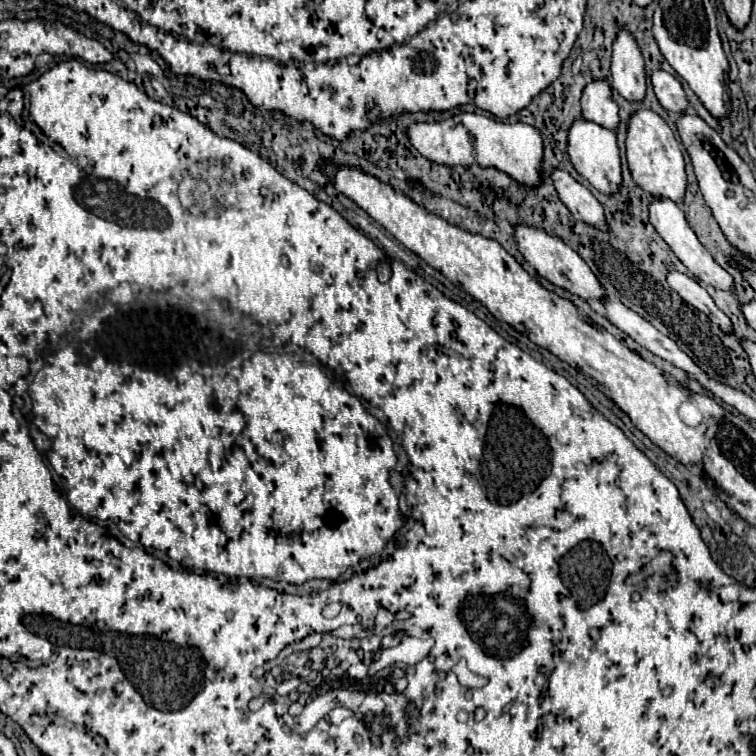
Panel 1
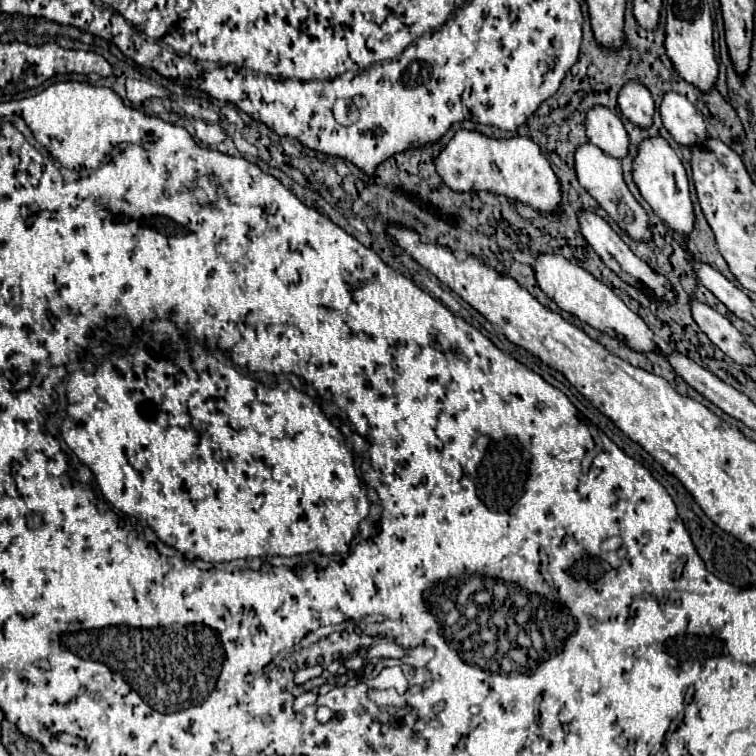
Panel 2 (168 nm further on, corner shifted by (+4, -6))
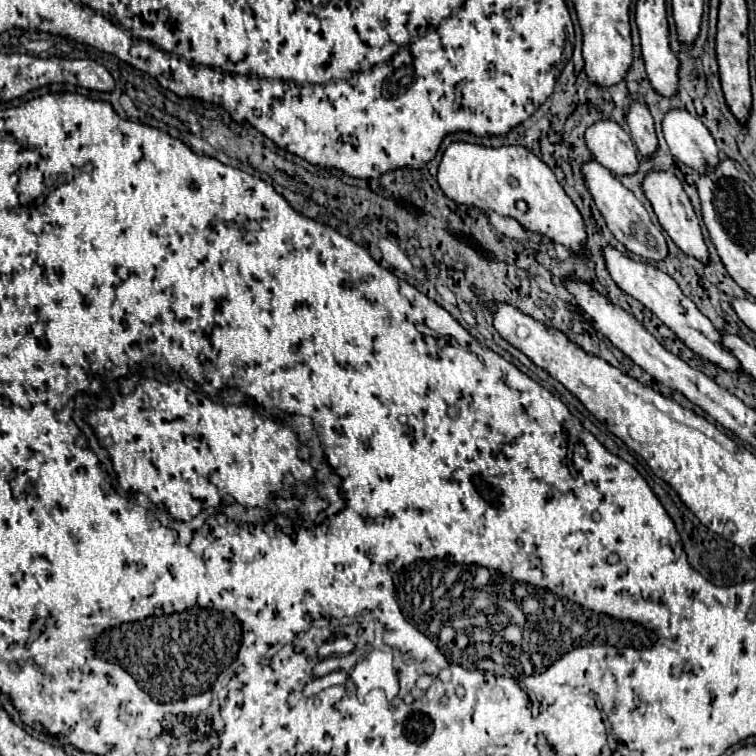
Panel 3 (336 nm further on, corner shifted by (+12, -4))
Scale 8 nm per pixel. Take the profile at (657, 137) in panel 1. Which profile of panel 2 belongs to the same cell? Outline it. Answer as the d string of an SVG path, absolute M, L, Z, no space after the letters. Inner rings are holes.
M648 138L640 144L638 156L634 160L634 182L640 188L640 194L644 200L652 206L654 214L680 238L688 238L688 234L694 230L694 206L690 200L690 190L688 190L688 176L684 170L684 164L680 158L674 154L674 150L668 146L664 138Z

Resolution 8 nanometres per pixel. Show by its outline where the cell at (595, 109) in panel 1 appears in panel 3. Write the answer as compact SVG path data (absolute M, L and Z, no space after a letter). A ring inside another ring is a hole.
M600 120L588 126L586 146L592 152L592 158L616 176L634 174L638 168L636 146L628 132L624 132L614 120Z

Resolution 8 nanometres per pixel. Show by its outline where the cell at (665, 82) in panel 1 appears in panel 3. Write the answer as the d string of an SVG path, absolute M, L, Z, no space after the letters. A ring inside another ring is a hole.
M668 110L662 120L662 132L672 156L696 172L708 172L720 160L708 128L688 110Z

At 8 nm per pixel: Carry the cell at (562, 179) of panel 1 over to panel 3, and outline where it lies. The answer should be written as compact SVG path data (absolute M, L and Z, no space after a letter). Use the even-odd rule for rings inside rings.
M604 246L602 256L606 262L606 270L610 272L612 280L618 284L618 288L622 288L626 294L636 298L638 302L642 302L648 310L652 310L672 332L676 332L676 336L690 350L694 350L700 358L722 366L724 370L738 370L740 368L740 364L736 364L736 358L720 344L720 332L716 330L716 326L696 308L696 304L692 304L692 300L688 300L682 294L682 290L678 288L674 278L670 278L666 272L662 272L650 264L642 264L642 262L628 258L620 250L616 250L614 246Z

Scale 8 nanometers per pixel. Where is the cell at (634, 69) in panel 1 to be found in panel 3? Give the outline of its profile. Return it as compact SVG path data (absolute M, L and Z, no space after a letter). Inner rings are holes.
M634 100L628 108L626 108L626 122L630 128L630 136L636 144L636 148L640 150L640 154L650 156L656 152L656 132L654 132L654 120L650 116L650 110L644 102Z

